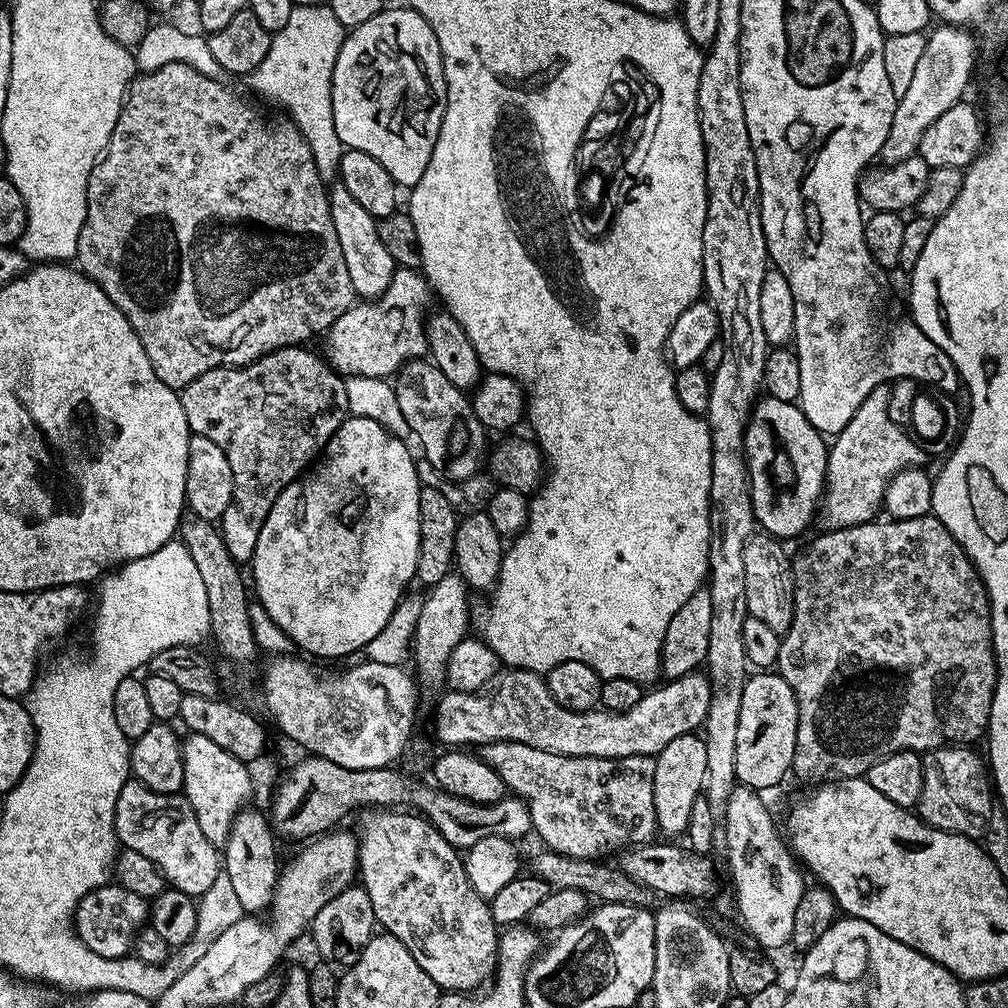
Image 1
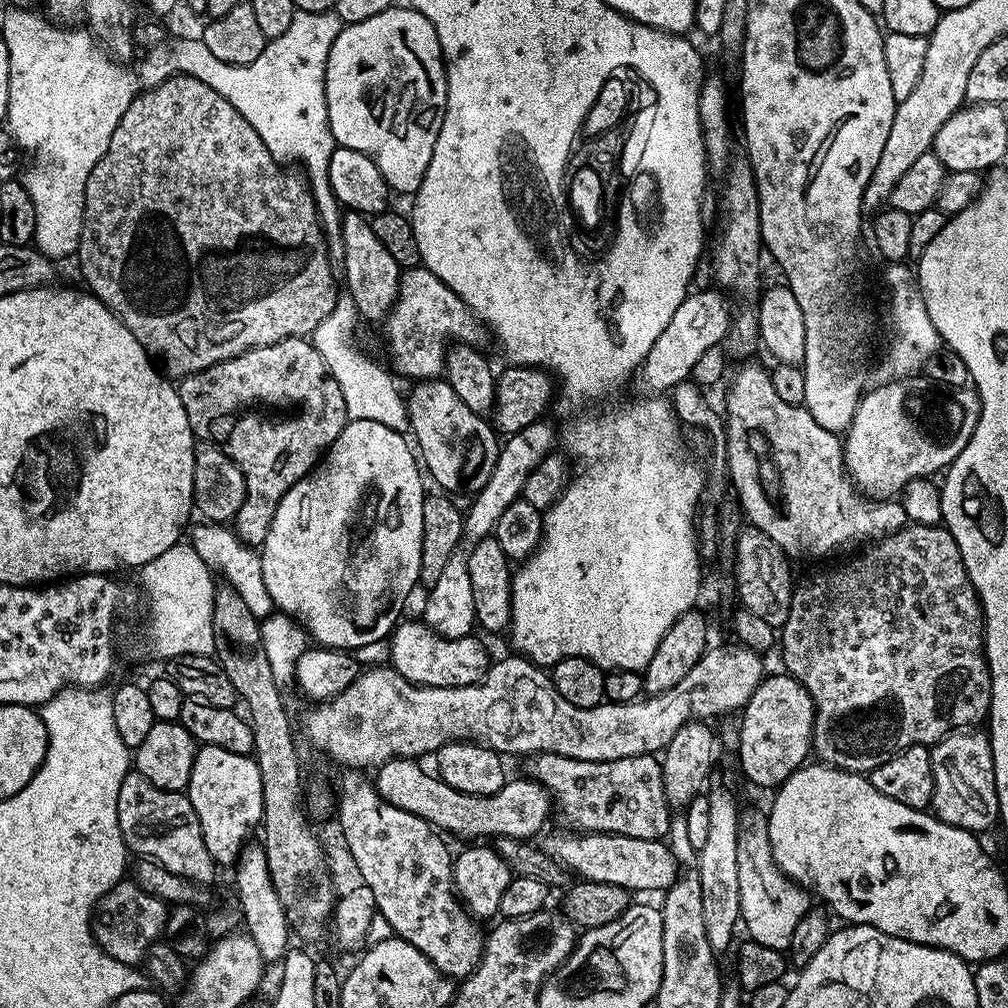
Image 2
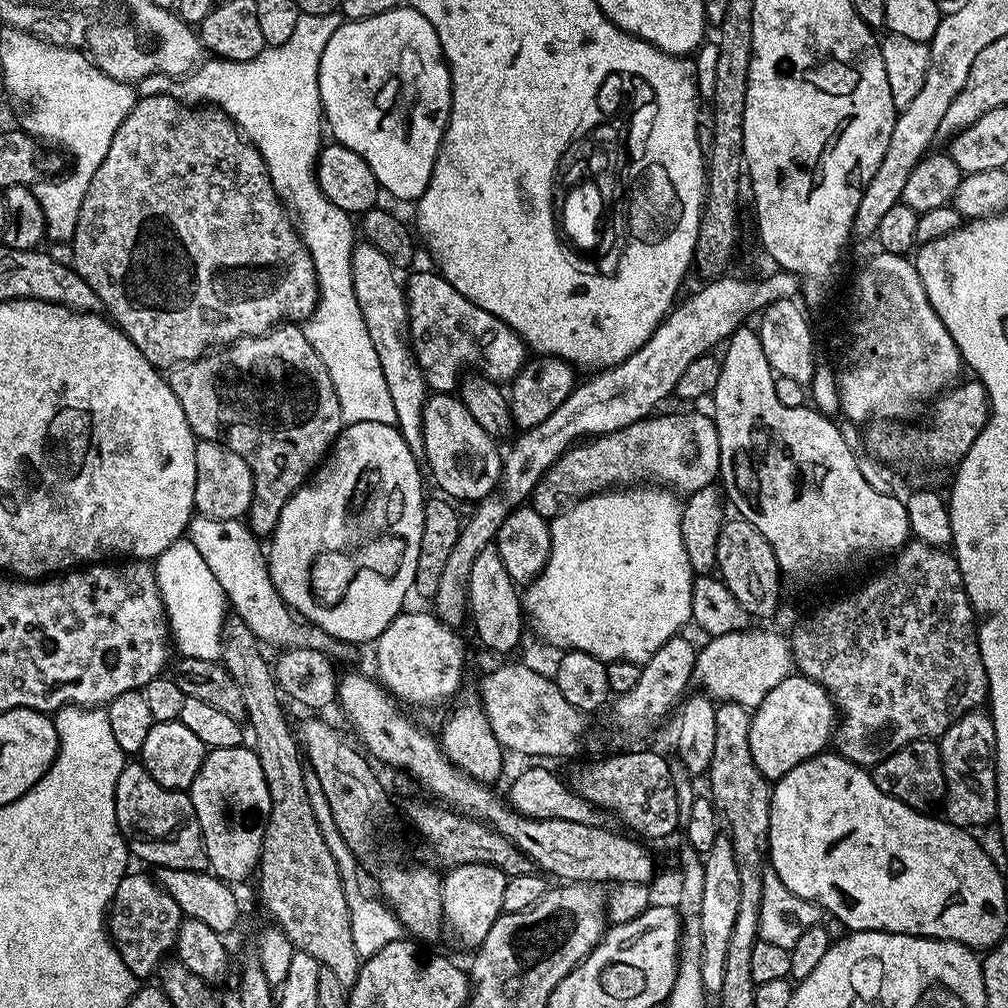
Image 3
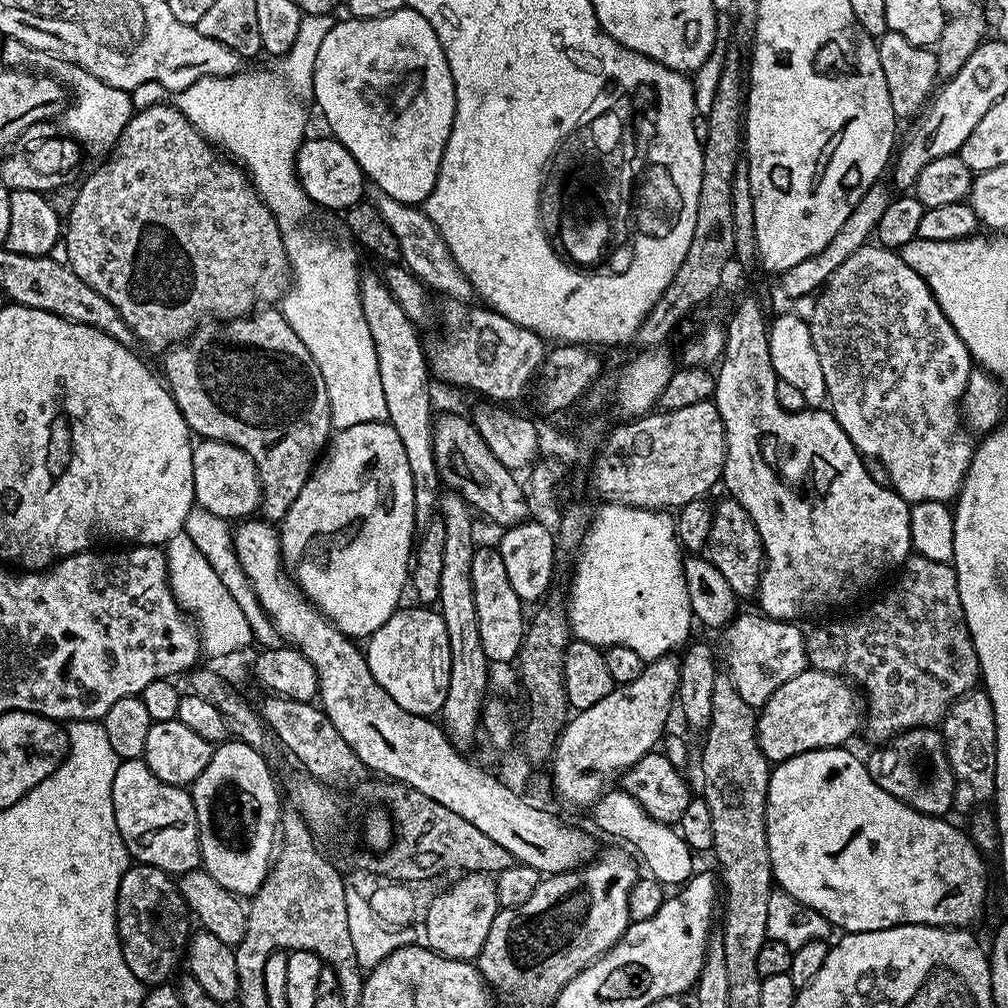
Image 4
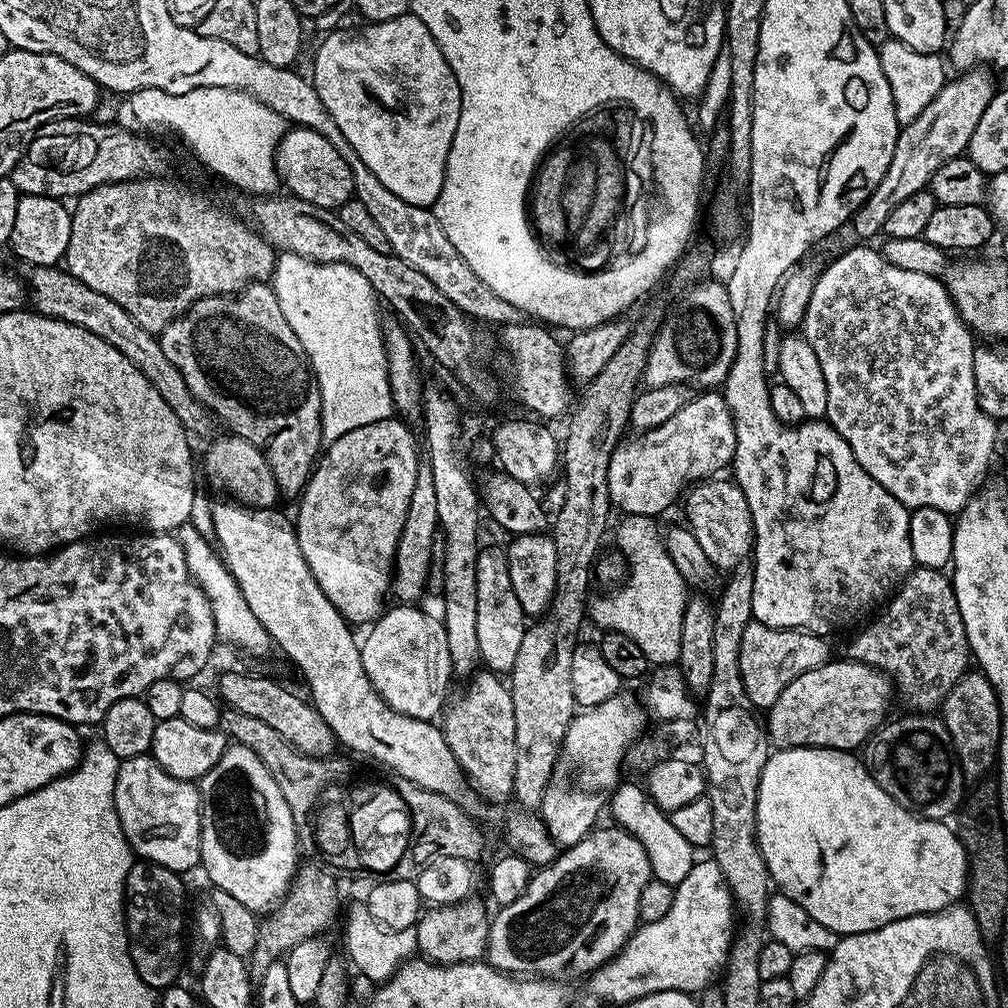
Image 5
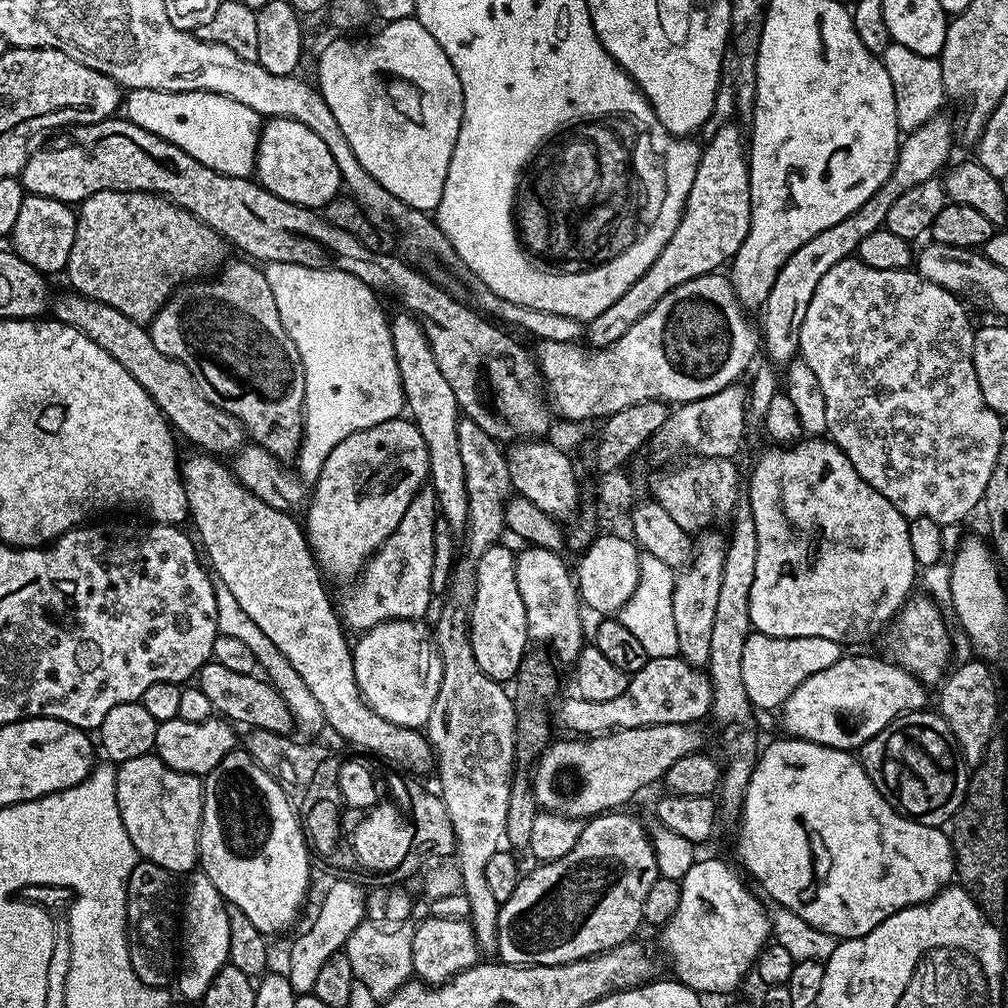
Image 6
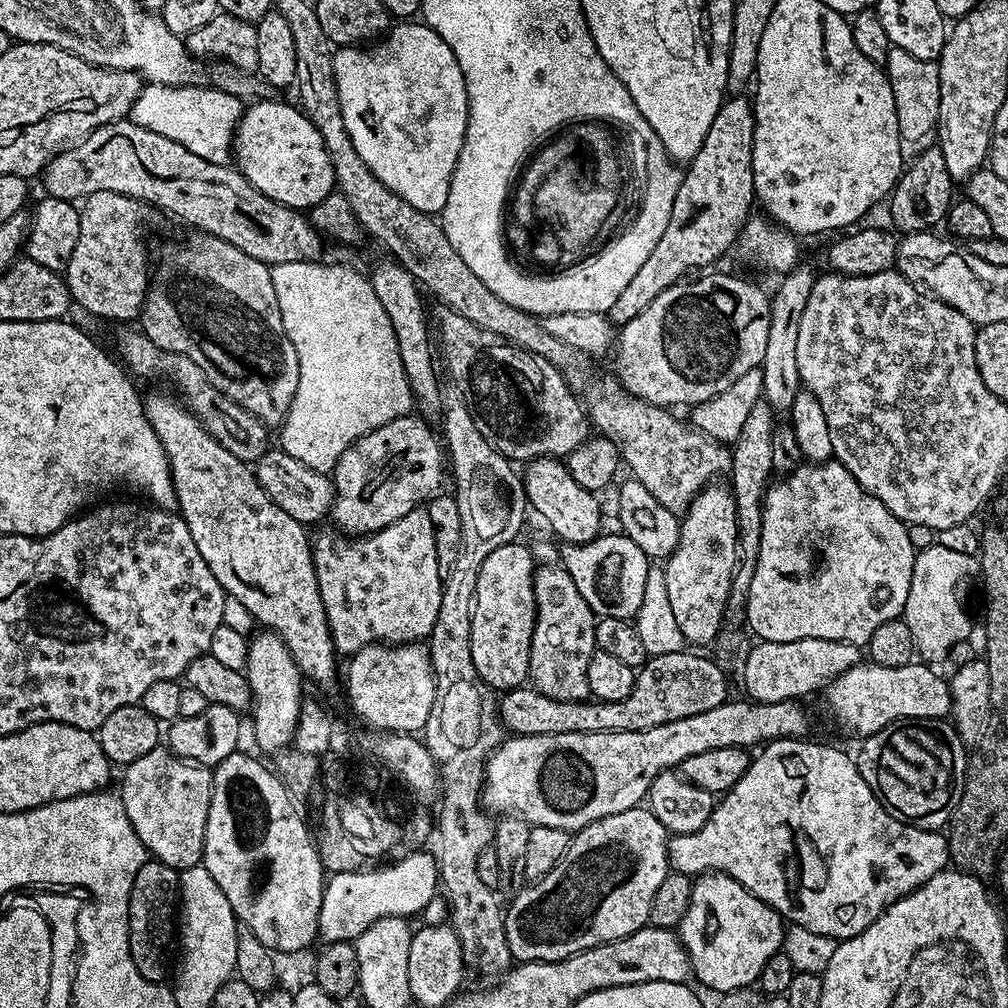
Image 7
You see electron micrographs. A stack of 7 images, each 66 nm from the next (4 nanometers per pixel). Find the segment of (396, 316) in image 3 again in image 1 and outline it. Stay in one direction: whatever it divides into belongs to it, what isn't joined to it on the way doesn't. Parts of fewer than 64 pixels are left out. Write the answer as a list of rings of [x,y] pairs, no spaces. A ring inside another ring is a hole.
[[[339,182],[331,185],[328,194],[330,218],[334,218],[334,231],[338,234],[338,246],[342,246],[342,258],[346,258],[346,270],[350,270],[350,282],[354,286],[357,297],[367,302],[375,300],[390,286],[390,278],[394,278],[397,264],[386,246],[382,246],[382,238],[378,238],[377,217],[370,214]]]

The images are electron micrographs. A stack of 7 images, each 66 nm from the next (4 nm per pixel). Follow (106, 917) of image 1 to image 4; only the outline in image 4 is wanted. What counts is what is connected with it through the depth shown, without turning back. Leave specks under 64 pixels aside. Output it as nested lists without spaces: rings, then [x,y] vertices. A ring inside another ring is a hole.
[[[139,862],[133,863],[129,867],[127,874],[118,886],[116,929],[120,935],[122,958],[126,962],[126,966],[130,966],[130,974],[134,978],[141,980],[145,986],[155,986],[171,981],[177,975],[176,967],[179,964],[181,967],[190,939],[188,920],[190,921],[190,913],[173,873],[162,870],[158,866]]]

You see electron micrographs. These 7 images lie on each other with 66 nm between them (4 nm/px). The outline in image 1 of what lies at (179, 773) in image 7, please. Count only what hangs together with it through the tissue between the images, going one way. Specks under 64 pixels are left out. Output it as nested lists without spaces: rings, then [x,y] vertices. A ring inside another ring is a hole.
[[[135,778],[122,786],[116,803],[116,839],[123,847],[146,854],[160,868],[165,881],[186,895],[199,898],[206,894],[222,871],[222,856],[217,845],[202,834],[198,818],[183,794],[167,796],[150,790]]]

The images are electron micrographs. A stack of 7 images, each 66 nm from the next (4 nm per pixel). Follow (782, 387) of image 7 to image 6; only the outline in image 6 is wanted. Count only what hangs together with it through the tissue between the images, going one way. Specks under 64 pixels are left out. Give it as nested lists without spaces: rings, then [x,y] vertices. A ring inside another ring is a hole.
[[[944,114],[930,118],[930,122],[918,126],[918,130],[907,133],[900,141],[900,152],[888,181],[861,208],[854,210],[854,214],[842,218],[842,222],[834,222],[830,230],[814,234],[814,238],[803,244],[784,263],[782,270],[778,270],[778,278],[774,278],[774,286],[770,286],[770,294],[762,309],[764,317],[759,324],[762,329],[762,350],[772,364],[787,366],[797,359],[802,321],[806,319],[806,309],[810,306],[810,298],[814,298],[814,290],[818,290],[818,282],[822,282],[822,274],[826,274],[830,266],[849,259],[859,249],[866,234],[874,234],[884,227],[886,214],[890,214],[890,206],[894,206],[896,199],[906,194],[910,186],[918,186],[918,182],[933,179],[949,163],[948,155],[951,152],[952,124]]]

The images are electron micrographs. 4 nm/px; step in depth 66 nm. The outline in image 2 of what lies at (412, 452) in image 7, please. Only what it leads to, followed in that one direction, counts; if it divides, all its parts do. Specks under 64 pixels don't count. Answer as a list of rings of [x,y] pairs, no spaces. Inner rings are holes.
[[[349,420],[348,425],[334,438],[319,464],[308,475],[290,486],[286,494],[278,502],[274,510],[274,522],[270,522],[270,530],[259,549],[262,564],[262,577],[266,591],[270,594],[275,607],[281,613],[303,625],[307,635],[317,645],[343,650],[359,650],[370,642],[384,640],[396,628],[400,607],[412,587],[416,588],[419,581],[419,562],[422,558],[422,504],[426,495],[424,484],[420,481],[421,465],[413,445],[407,444],[405,433],[390,430],[390,426],[382,426],[382,422],[366,422],[365,420]]]

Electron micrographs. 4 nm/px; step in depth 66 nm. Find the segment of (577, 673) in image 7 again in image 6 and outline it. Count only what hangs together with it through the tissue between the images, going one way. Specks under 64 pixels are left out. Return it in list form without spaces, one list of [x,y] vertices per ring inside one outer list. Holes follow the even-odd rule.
[[[529,545],[522,549],[524,550],[521,553],[518,552],[515,555],[515,577],[517,579],[518,592],[522,597],[522,604],[526,609],[526,626],[529,639],[535,643],[538,641],[548,645],[549,649],[547,648],[547,651],[561,665],[563,665],[562,663],[568,664],[568,666],[575,665],[576,660],[580,657],[581,650],[586,647],[586,640],[584,640],[584,626],[580,614],[582,601],[579,597],[579,589],[575,584],[571,569],[569,565],[567,568],[565,562],[562,560],[564,558],[559,552],[534,545]]]

